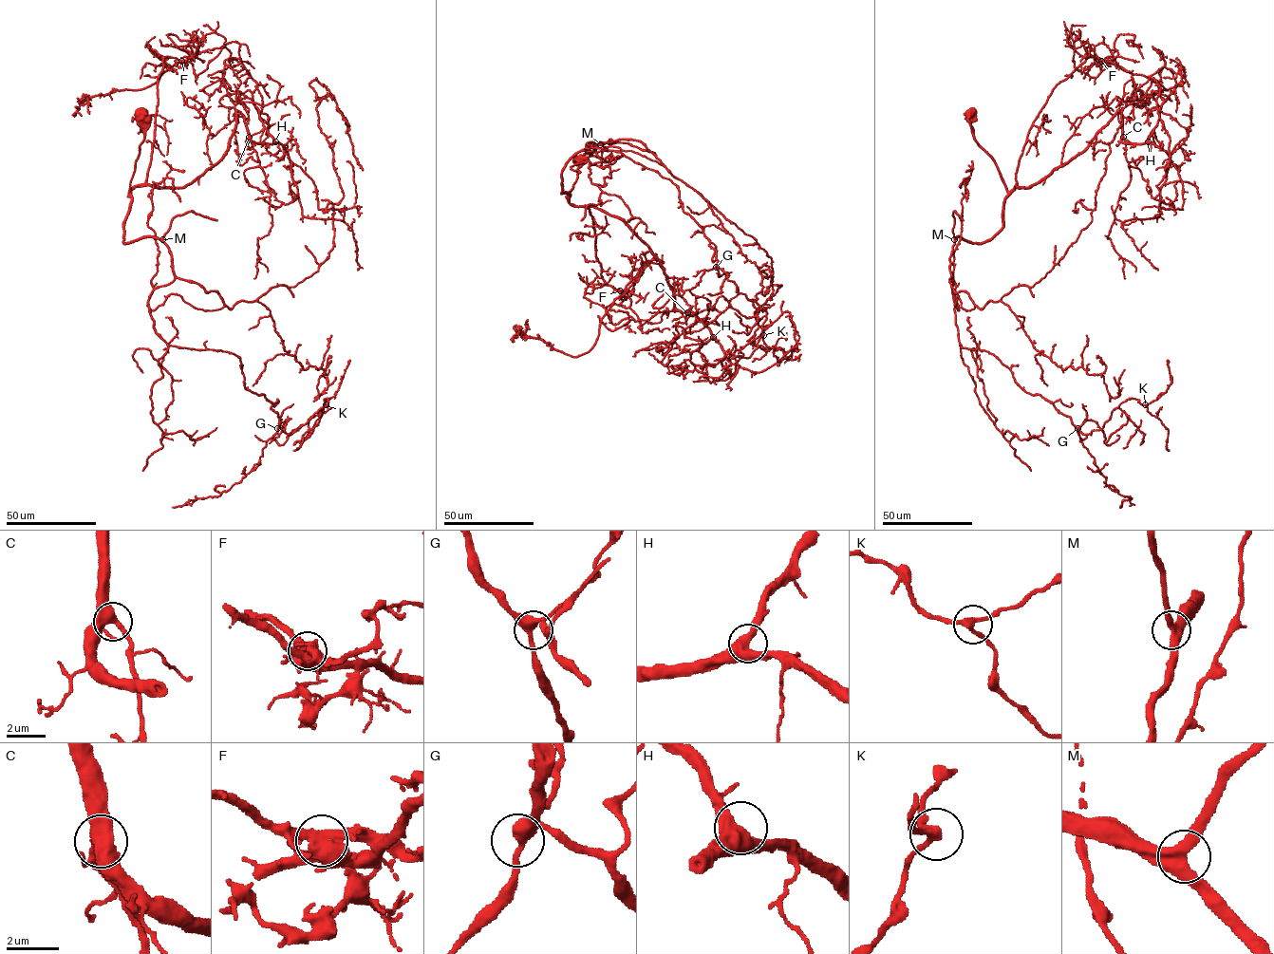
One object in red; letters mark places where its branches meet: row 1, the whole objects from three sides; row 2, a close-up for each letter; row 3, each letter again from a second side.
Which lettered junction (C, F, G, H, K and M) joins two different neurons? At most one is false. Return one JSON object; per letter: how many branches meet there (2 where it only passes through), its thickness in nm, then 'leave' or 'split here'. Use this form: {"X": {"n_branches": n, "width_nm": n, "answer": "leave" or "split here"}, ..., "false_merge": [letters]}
{"C": {"n_branches": 4, "width_nm": 440, "answer": "leave"}, "F": {"n_branches": 4, "width_nm": 480, "answer": "split here"}, "G": {"n_branches": 3, "width_nm": 380, "answer": "leave"}, "H": {"n_branches": 3, "width_nm": 500, "answer": "leave"}, "K": {"n_branches": 3, "width_nm": 280, "answer": "leave"}, "M": {"n_branches": 3, "width_nm": 420, "answer": "leave"}, "false_merge": ["F"]}

